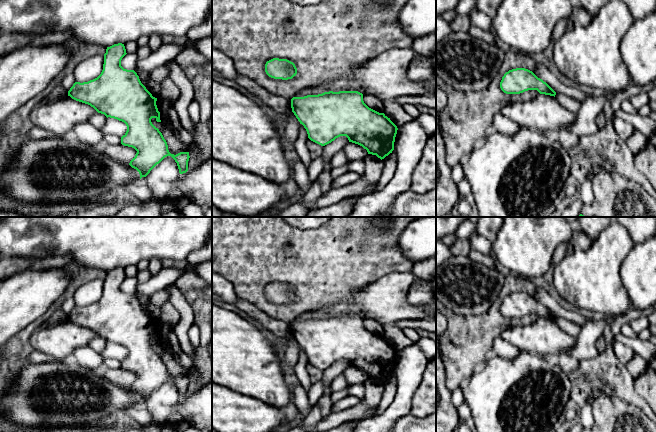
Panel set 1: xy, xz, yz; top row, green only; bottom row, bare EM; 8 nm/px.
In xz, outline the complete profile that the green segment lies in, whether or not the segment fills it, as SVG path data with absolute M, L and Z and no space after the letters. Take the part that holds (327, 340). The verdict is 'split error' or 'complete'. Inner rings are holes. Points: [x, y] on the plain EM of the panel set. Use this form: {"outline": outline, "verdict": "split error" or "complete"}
{"outline": "M329 315L318 319L293 321L291 332L306 353L308 362L321 370L340 360L346 360L349 366L362 370L368 378L376 379L381 384L394 374L397 350L384 337L369 332L363 325L363 318L358 315Z", "verdict": "complete"}

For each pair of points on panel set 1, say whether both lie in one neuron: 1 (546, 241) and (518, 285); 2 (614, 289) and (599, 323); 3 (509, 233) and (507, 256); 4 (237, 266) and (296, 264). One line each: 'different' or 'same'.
1: different
2: different
3: same
4: same

